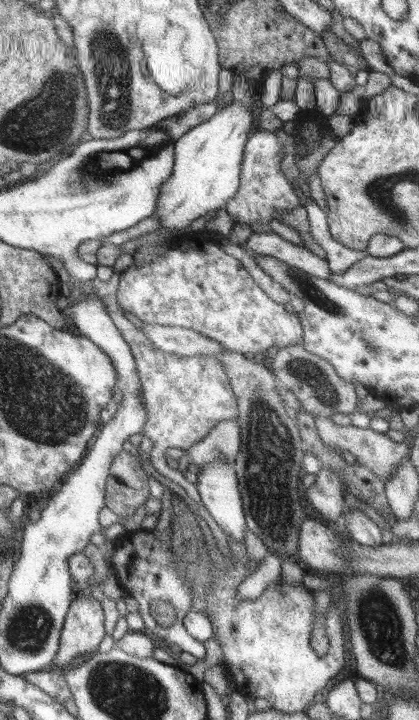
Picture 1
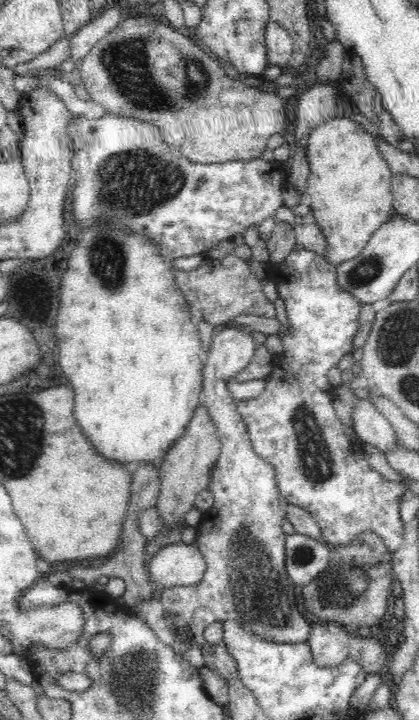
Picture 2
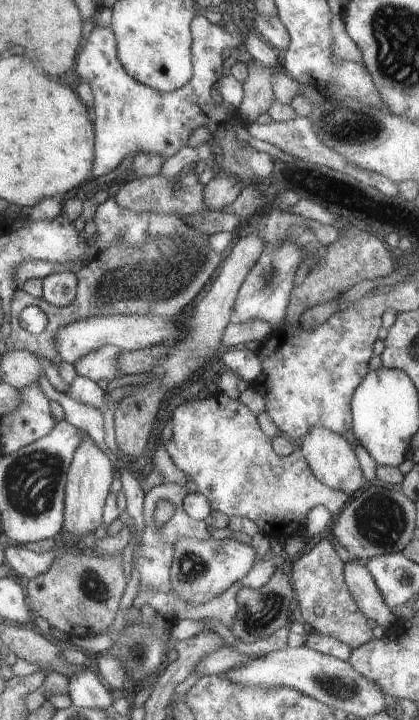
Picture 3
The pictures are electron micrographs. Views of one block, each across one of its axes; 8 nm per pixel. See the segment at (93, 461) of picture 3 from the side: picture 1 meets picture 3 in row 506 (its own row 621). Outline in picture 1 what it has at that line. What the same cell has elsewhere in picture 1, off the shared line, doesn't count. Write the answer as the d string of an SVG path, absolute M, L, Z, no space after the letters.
M77 594L63 624L63 636L53 668L61 672L71 666L71 660L75 656L95 652L97 644L103 638L103 628L105 622L101 614L101 604L93 598L83 598L81 594Z

